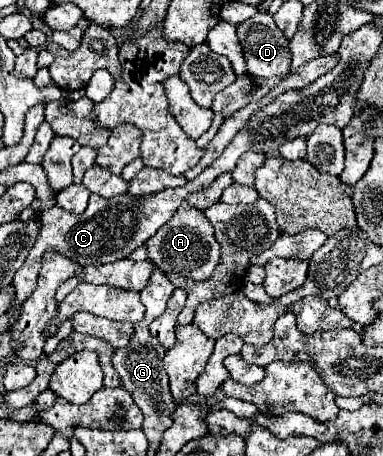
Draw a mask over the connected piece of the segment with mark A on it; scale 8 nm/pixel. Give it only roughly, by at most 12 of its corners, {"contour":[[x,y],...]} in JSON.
{"contour":[[185,200],[145,242],[159,270],[207,280],[219,262],[211,222]]}

